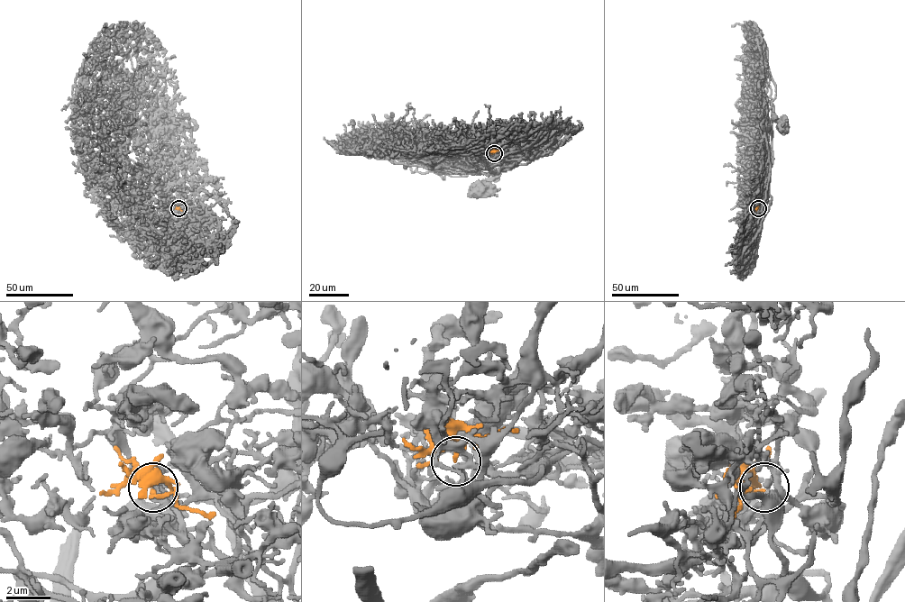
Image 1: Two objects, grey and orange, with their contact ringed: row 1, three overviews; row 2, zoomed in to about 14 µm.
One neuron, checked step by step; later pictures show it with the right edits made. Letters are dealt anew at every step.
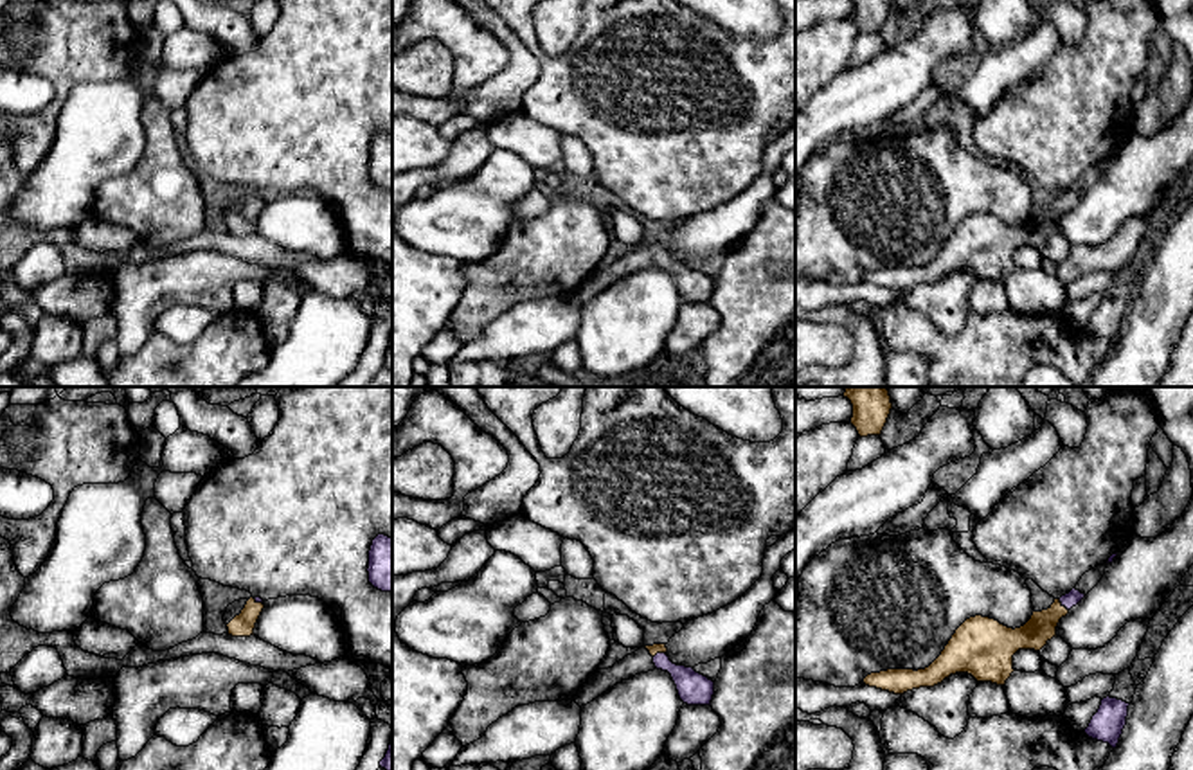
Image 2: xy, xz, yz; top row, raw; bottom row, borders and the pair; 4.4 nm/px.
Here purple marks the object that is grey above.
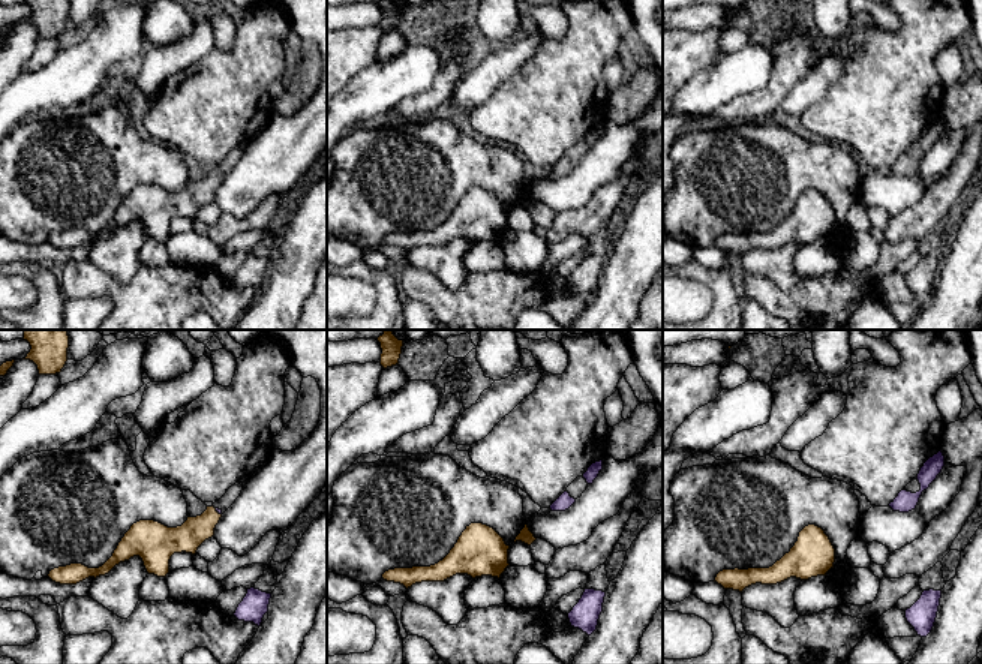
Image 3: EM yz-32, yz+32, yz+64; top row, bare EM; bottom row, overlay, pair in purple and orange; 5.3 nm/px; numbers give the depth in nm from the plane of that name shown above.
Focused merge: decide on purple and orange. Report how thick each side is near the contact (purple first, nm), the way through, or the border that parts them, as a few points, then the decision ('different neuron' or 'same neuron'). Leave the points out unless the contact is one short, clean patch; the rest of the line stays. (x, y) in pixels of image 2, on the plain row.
calibres 70 and 130 nm; way yz (1073, 195), (1062, 202), (1042, 222); same neuron

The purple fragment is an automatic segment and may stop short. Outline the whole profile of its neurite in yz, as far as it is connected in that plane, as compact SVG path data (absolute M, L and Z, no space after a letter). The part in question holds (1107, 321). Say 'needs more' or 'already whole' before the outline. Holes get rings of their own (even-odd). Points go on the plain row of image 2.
already whole; M1103 295L1085 331L1116 345L1126 322L1128 302L1130 300L1117 295Z

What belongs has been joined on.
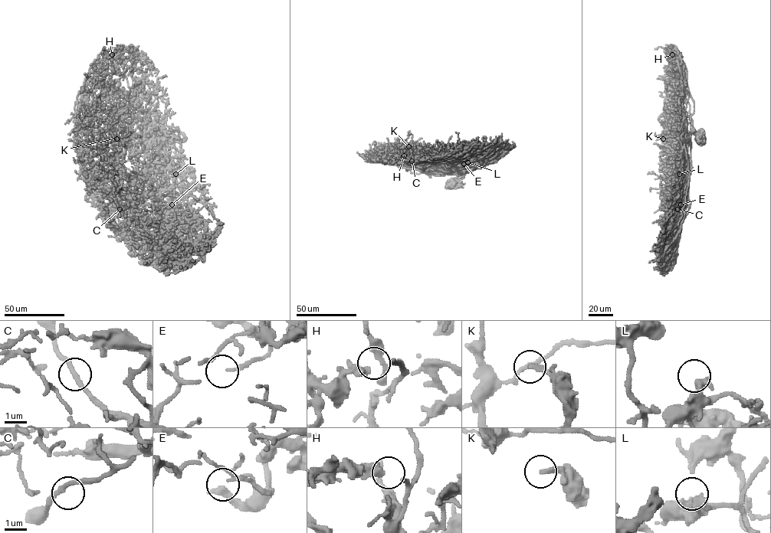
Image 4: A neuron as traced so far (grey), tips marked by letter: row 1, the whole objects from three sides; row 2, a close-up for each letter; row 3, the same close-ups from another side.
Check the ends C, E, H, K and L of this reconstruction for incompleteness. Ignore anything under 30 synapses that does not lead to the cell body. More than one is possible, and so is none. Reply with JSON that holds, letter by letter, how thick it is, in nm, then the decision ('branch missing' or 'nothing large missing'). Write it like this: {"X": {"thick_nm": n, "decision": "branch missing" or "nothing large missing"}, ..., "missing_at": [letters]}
{"C": {"thick_nm": 200, "decision": "nothing large missing"}, "E": {"thick_nm": 140, "decision": "nothing large missing"}, "H": {"thick_nm": 260, "decision": "nothing large missing"}, "K": {"thick_nm": 220, "decision": "nothing large missing"}, "L": {"thick_nm": 420, "decision": "nothing large missing"}, "missing_at": []}

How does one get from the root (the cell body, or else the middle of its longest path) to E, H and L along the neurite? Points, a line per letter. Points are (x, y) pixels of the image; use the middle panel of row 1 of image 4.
E: (454, 184), (460, 174), (451, 174), (465, 173), (466, 161), (464, 164)
H: (454, 184), (460, 174), (411, 173), (401, 163), (405, 158), (401, 159), (399, 154), (404, 155)
L: (454, 184), (460, 175), (454, 173), (469, 171), (472, 165), (474, 165), (467, 162)

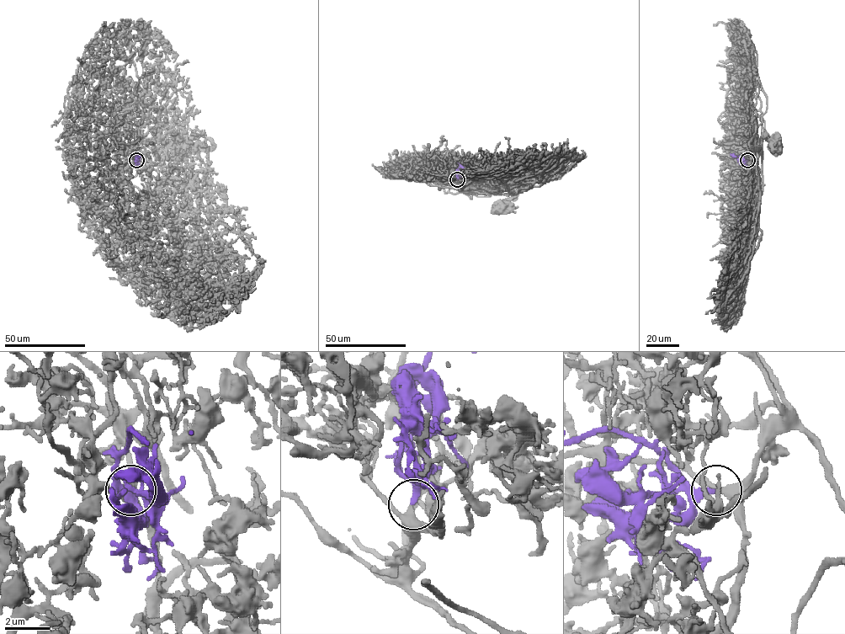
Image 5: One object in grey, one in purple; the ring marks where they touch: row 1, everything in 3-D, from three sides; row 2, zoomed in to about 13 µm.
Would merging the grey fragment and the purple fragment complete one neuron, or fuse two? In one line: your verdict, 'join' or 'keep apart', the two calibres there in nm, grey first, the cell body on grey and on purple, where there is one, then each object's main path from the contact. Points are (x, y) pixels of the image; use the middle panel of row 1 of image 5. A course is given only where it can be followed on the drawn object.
join; calibres 320 and 200 nm; soma grey (502, 208); soma purple none; course grey (457, 179), (457, 185), (463, 190), (512, 194), (504, 208); course purple (457, 179), (459, 164), (458, 162)

